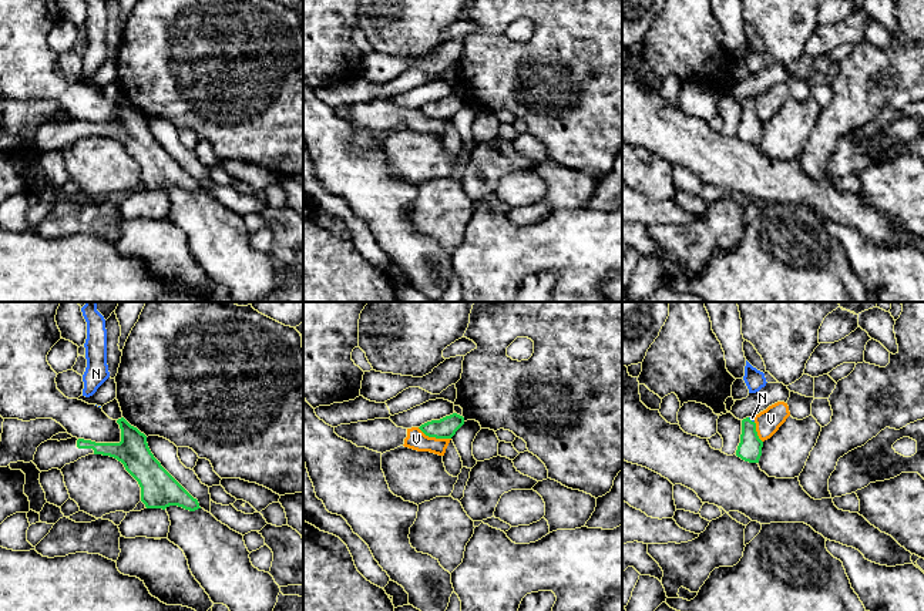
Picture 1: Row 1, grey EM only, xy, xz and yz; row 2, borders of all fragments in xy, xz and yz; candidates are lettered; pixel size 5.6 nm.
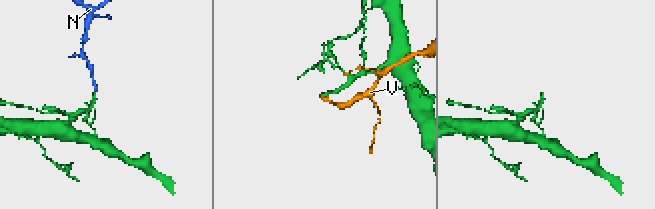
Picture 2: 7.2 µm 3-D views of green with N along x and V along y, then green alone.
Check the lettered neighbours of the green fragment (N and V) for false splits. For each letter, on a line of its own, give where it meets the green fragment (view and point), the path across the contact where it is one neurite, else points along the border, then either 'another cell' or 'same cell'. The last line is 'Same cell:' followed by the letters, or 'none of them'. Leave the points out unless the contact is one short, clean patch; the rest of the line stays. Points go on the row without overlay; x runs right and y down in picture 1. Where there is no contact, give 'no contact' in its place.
N: yz (749, 100) | across yz (749, 130), (749, 100), (752, 98) | same cell
V: xz (434, 117) | along xz (417, 108), (429, 117), (450, 120) | another cell
Same cell: N

